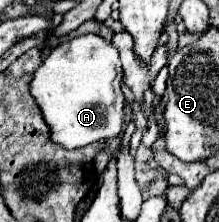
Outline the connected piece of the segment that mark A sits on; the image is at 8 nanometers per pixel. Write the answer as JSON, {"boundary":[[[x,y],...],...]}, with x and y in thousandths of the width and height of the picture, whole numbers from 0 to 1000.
{"boundary":[[[397,149],[379,167],[333,167],[306,194],[269,194],[224,239],[224,257],[187,284],[187,302],[160,320],[142,365],[142,428],[160,437],[169,473],[196,491],[196,527],[233,581],[233,626],[288,653],[297,671],[361,671],[416,635],[461,635],[553,599],[562,473],[571,473],[553,383],[534,383],[553,338],[562,338],[562,311],[543,293],[534,221],[507,194],[489,194],[470,167],[434,149]]]}

